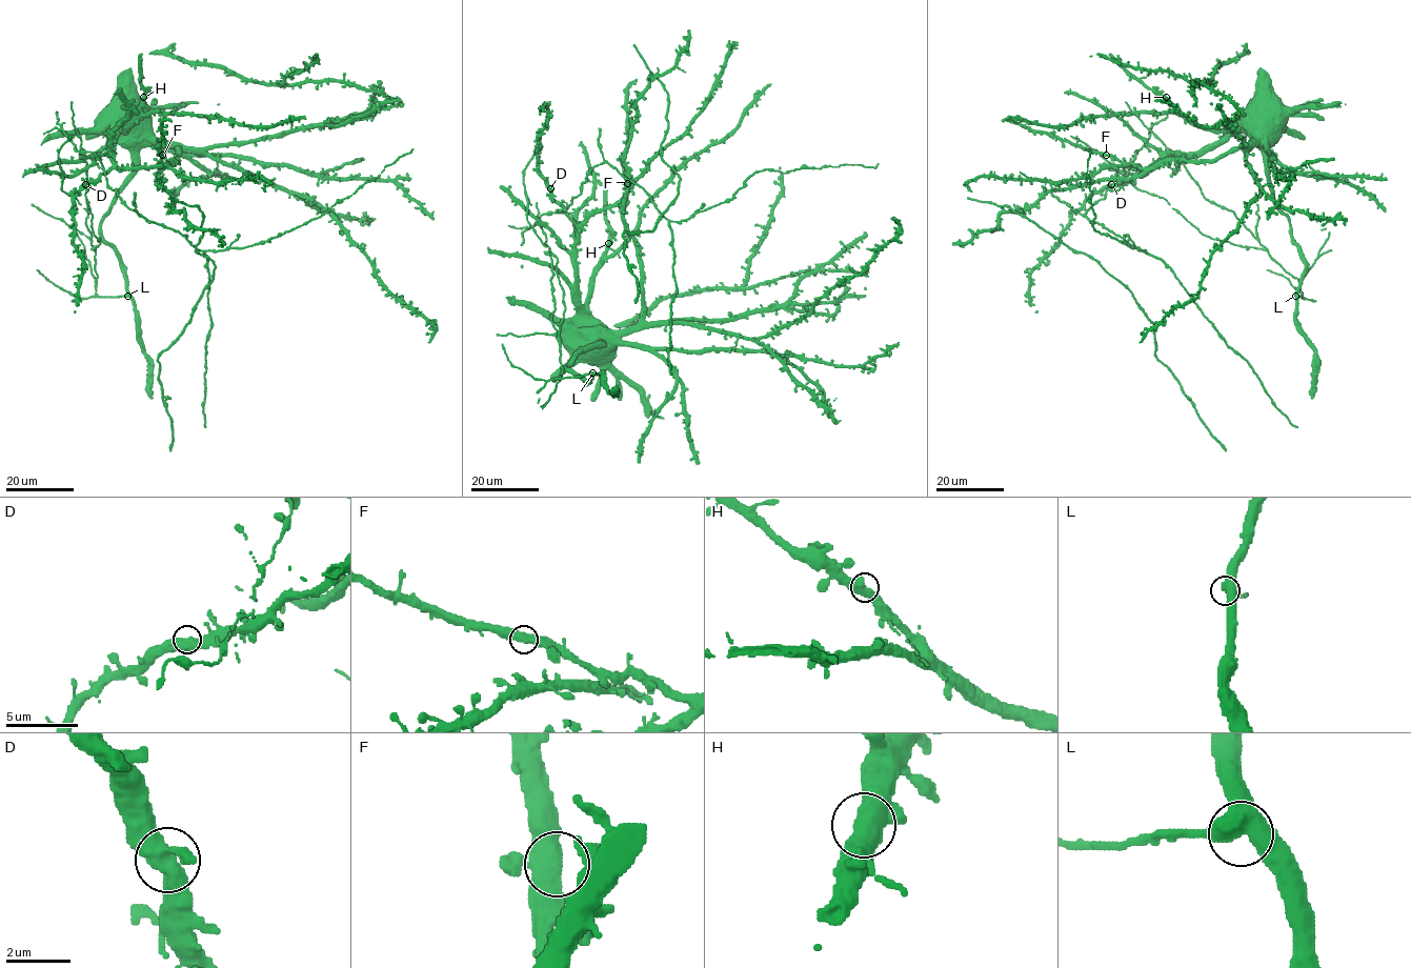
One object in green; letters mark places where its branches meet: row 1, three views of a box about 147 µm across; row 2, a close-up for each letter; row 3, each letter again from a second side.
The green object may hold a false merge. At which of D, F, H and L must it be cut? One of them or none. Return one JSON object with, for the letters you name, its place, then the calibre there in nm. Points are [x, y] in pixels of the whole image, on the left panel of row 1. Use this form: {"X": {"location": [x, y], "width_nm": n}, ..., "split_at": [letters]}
{"split_at": []}

